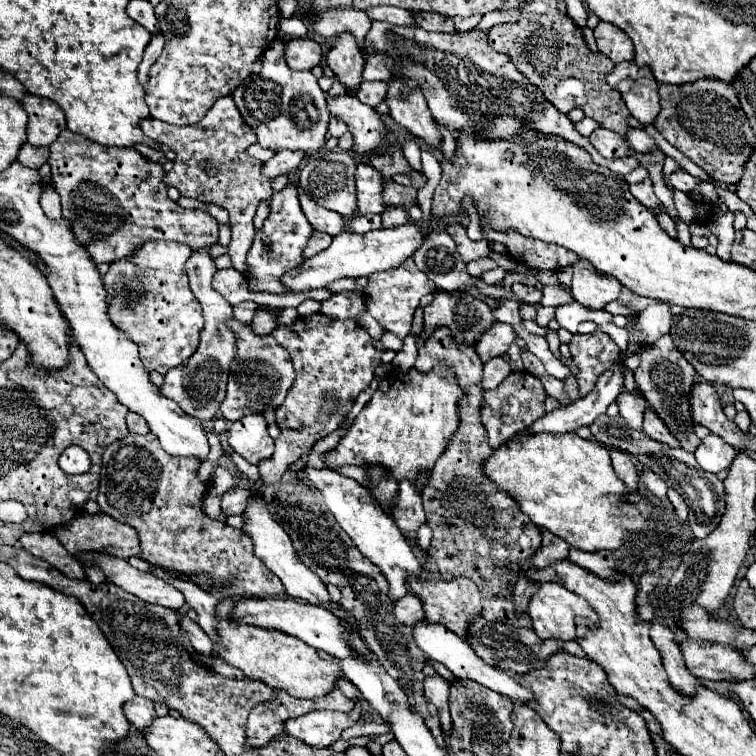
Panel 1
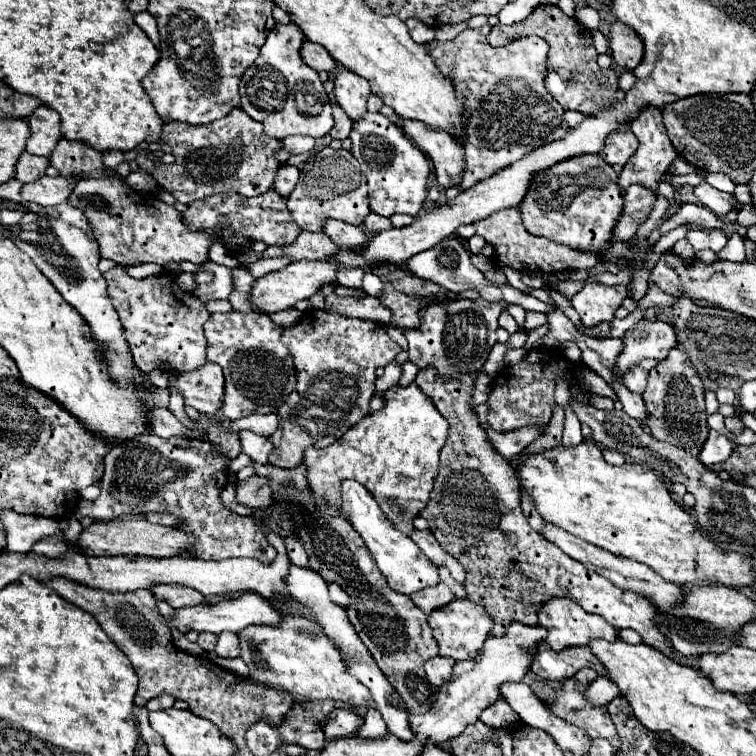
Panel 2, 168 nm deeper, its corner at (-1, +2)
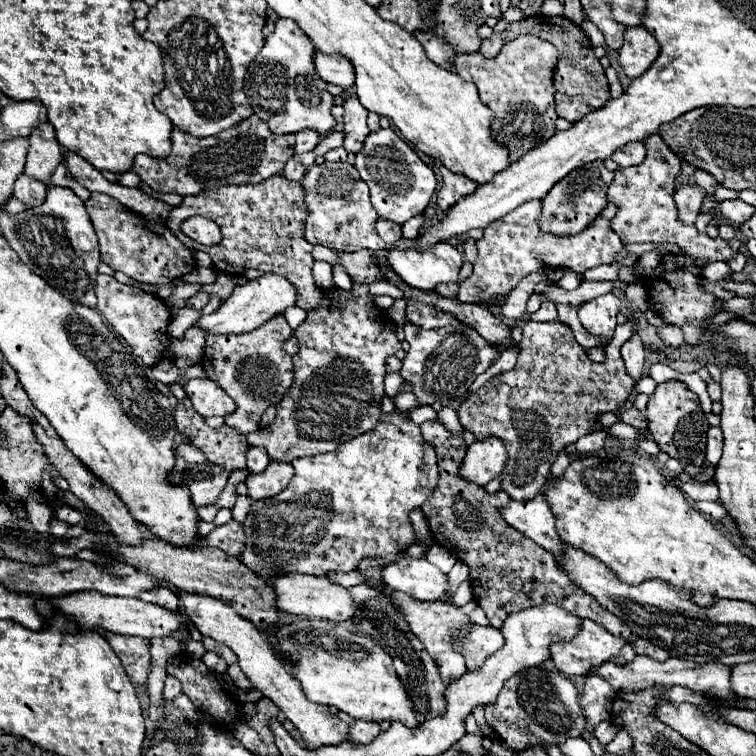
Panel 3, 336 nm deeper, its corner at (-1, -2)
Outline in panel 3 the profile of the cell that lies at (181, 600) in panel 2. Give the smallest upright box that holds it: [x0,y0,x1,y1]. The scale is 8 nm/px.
[179,592,349,750]

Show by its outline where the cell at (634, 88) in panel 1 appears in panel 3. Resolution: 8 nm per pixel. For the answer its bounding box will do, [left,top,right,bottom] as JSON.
[607,134,743,346]

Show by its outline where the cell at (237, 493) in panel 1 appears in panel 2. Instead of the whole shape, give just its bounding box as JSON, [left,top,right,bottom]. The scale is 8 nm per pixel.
[237,476,271,508]

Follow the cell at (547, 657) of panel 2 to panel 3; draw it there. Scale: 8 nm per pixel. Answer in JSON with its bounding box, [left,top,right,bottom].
[591,656,735,696]

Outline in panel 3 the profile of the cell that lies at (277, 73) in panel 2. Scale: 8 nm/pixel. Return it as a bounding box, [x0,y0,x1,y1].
[245,18,335,134]

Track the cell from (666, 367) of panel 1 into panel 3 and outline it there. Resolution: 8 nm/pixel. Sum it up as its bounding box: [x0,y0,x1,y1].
[645,380,709,466]

